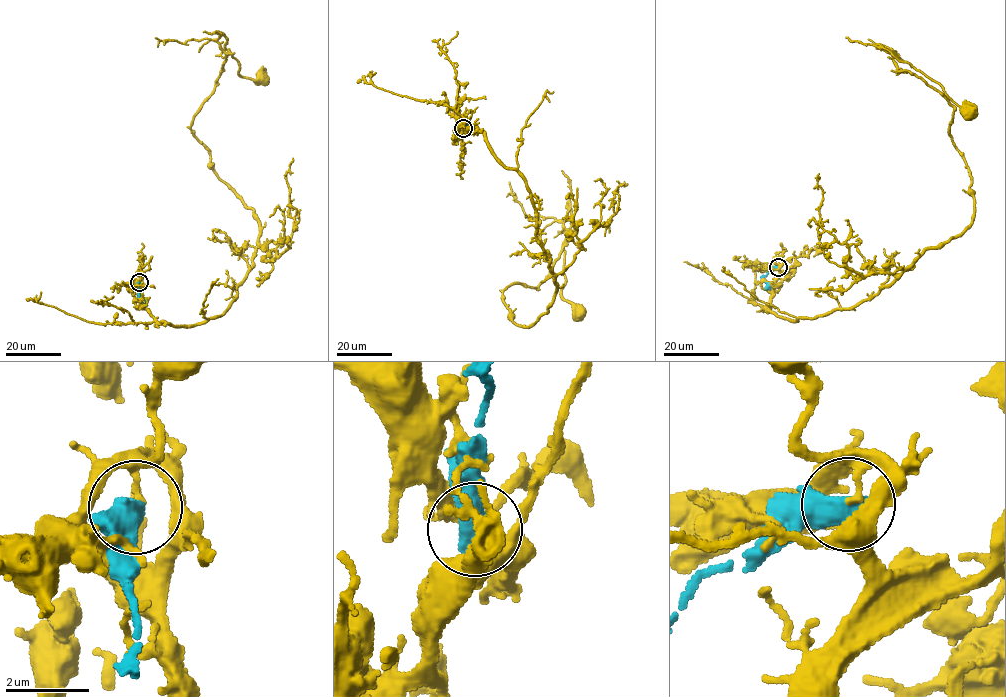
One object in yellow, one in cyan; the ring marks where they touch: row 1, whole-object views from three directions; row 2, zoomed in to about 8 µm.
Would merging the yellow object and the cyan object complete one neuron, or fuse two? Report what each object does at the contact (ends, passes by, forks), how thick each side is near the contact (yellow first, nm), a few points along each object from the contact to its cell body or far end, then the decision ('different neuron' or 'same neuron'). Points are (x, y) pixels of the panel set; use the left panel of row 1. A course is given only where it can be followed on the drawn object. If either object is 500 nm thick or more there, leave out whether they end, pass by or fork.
140/600 nm | yellow via (139, 282), (172, 326), (237, 297), (260, 226), (191, 129), (229, 52), (216, 32), (239, 74), (262, 79) | cyan via (139, 282), (138, 295), (143, 306) | different neuron

